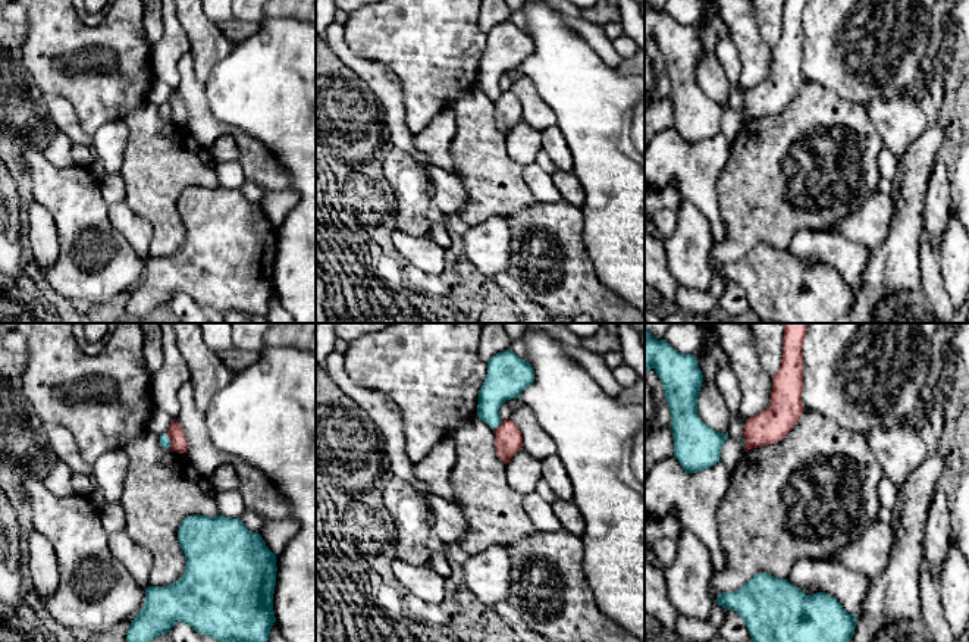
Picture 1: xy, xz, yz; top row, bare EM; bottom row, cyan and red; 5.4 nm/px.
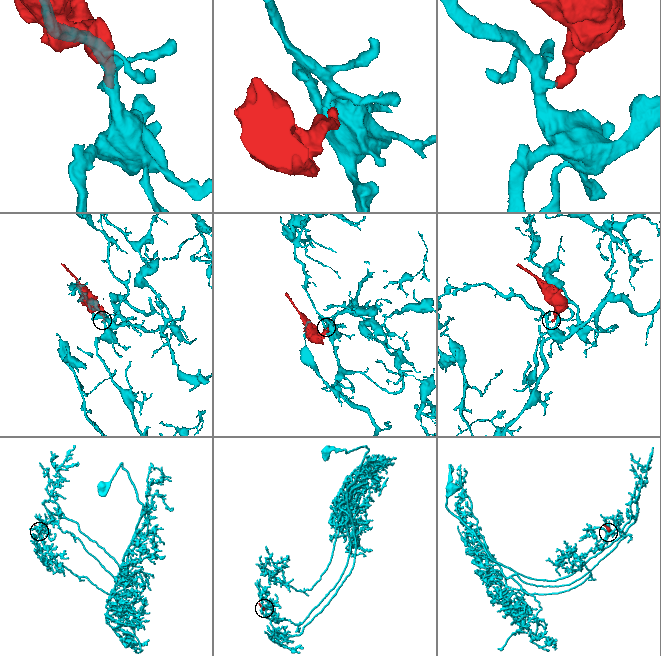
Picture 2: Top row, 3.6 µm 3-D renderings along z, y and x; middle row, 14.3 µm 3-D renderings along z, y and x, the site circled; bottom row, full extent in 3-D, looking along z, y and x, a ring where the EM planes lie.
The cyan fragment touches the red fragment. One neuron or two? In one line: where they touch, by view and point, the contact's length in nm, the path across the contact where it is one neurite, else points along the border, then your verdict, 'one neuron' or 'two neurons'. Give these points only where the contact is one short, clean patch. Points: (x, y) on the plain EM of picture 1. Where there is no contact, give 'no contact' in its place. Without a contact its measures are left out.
xy (169, 112) | 90 nm | along xy (165, 105), (169, 109), (171, 118) | two neurons

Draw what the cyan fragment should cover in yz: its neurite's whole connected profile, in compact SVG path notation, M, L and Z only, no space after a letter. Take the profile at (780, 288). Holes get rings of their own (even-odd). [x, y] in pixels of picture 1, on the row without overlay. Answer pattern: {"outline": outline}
{"outline": "M755 245L743 259L718 266L716 275L736 282L753 313L763 323L846 323L856 300L856 286L825 263L806 266L787 250Z"}

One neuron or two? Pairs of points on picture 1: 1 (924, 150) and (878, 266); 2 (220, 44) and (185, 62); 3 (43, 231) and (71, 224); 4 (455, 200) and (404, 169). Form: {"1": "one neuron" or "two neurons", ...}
{"1": "one neuron", "2": "two neurons", "3": "two neurons", "4": "two neurons"}

